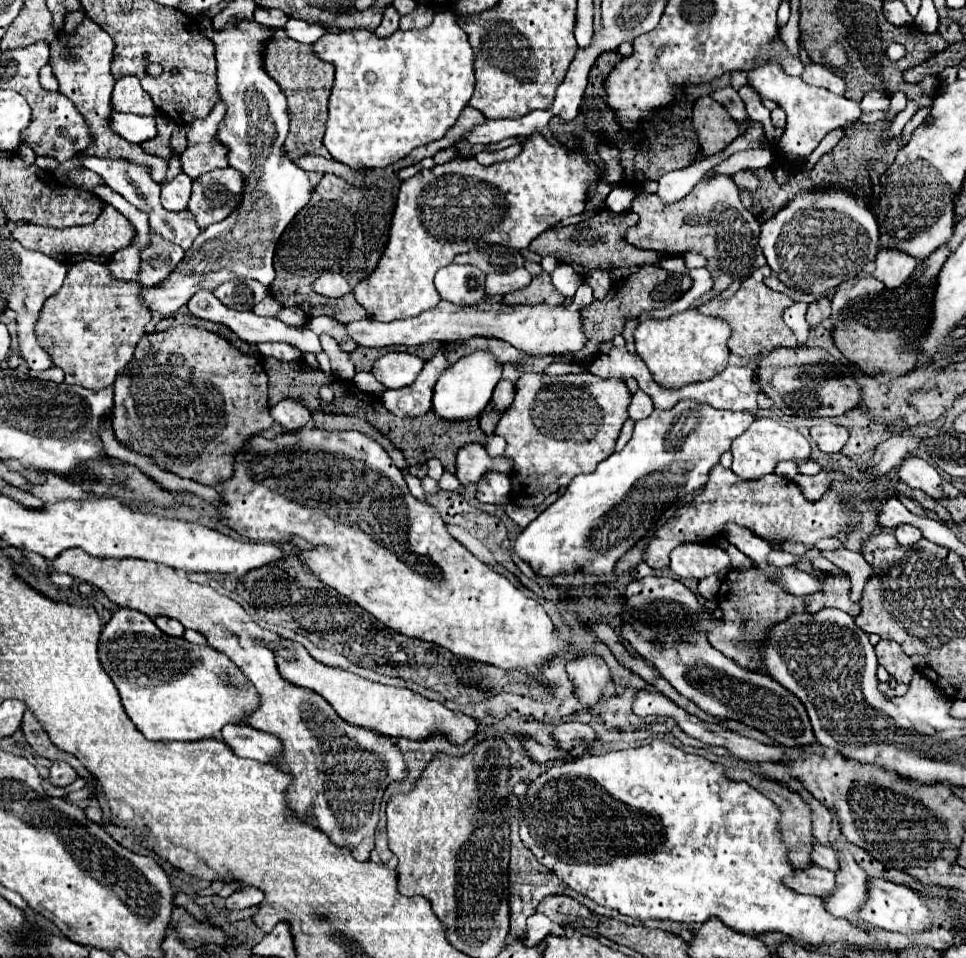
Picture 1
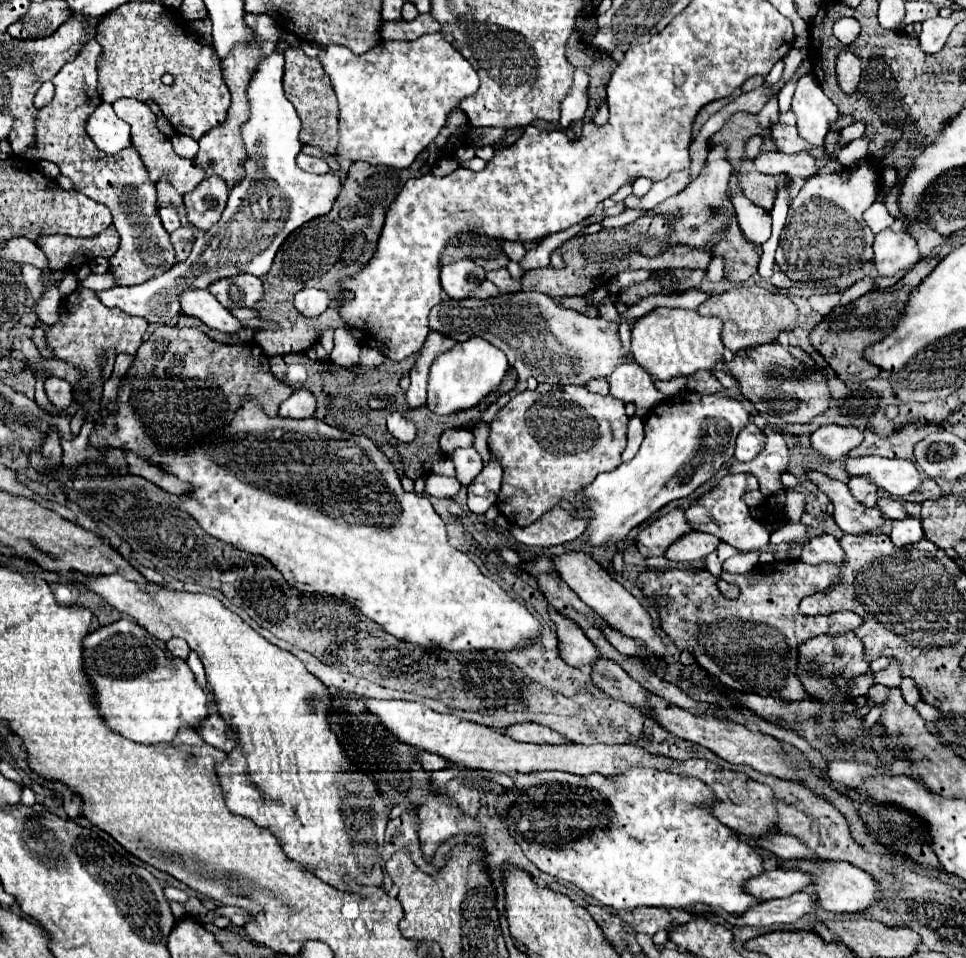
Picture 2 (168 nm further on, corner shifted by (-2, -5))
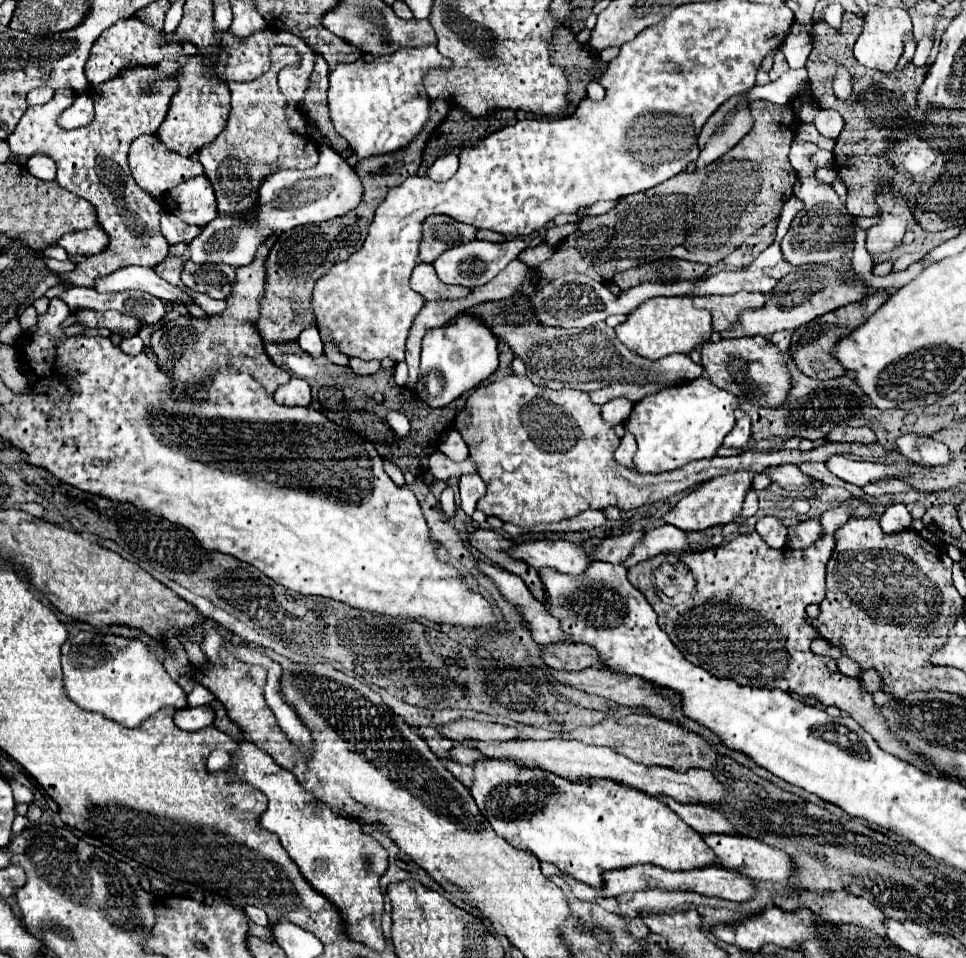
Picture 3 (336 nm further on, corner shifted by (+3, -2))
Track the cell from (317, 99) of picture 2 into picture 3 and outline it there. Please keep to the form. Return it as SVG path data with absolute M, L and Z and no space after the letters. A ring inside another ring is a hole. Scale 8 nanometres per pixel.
M317 55L315 69L311 73L311 79L309 79L309 87L305 91L303 101L299 103L299 111L307 121L315 123L315 127L321 131L321 135L325 135L331 141L331 145L337 153L343 153L349 149L349 143L333 129L333 123L329 117L329 103L327 103L329 81L327 81L327 75L329 75L329 65L323 59L323 55Z

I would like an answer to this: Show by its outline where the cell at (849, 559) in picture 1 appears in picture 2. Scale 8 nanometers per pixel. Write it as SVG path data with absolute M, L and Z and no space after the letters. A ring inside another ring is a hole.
M822 534L822 536L810 538L808 544L804 544L800 560L808 562L808 564L832 562L832 564L840 566L840 562L844 560L844 550L840 548L838 540L832 534Z

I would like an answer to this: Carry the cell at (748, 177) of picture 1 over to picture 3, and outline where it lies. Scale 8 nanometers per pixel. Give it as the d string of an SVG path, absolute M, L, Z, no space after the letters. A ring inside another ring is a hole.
M751 101L749 111L753 127L727 155L705 169L679 173L659 187L647 189L647 193L627 195L605 215L583 217L579 223L587 223L587 233L579 227L577 233L565 237L557 251L535 267L537 279L551 281L573 271L611 283L617 273L669 257L717 265L757 227L775 221L797 181L787 157L793 137L785 135L793 135L799 127L799 103L779 107Z

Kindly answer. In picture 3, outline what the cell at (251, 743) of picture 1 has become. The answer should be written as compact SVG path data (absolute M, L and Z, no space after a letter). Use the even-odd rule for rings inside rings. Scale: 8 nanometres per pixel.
M211 705L185 707L183 711L175 711L175 723L185 731L199 731L203 727L213 725L213 721L215 721L215 711L211 709Z

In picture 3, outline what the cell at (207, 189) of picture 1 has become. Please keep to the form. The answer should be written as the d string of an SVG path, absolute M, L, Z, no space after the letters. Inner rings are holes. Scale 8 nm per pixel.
M205 175L189 179L187 183L167 191L163 209L197 227L205 227L219 215L211 181L207 181Z

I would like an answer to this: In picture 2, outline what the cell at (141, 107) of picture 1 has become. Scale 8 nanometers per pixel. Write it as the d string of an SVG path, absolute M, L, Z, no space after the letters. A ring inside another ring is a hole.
M120 98L112 106L114 106L114 112L118 114L118 118L122 118L124 122L130 124L132 144L140 152L140 158L142 158L144 168L148 170L148 176L150 176L152 182L158 182L162 176L168 176L168 182L176 188L178 194L186 194L186 192L194 190L200 184L200 180L204 178L204 168L198 166L194 160L182 158L174 152L172 144L170 144L170 138L164 136L160 130L156 130L156 124L154 124L156 114L144 102L136 100L136 98Z

